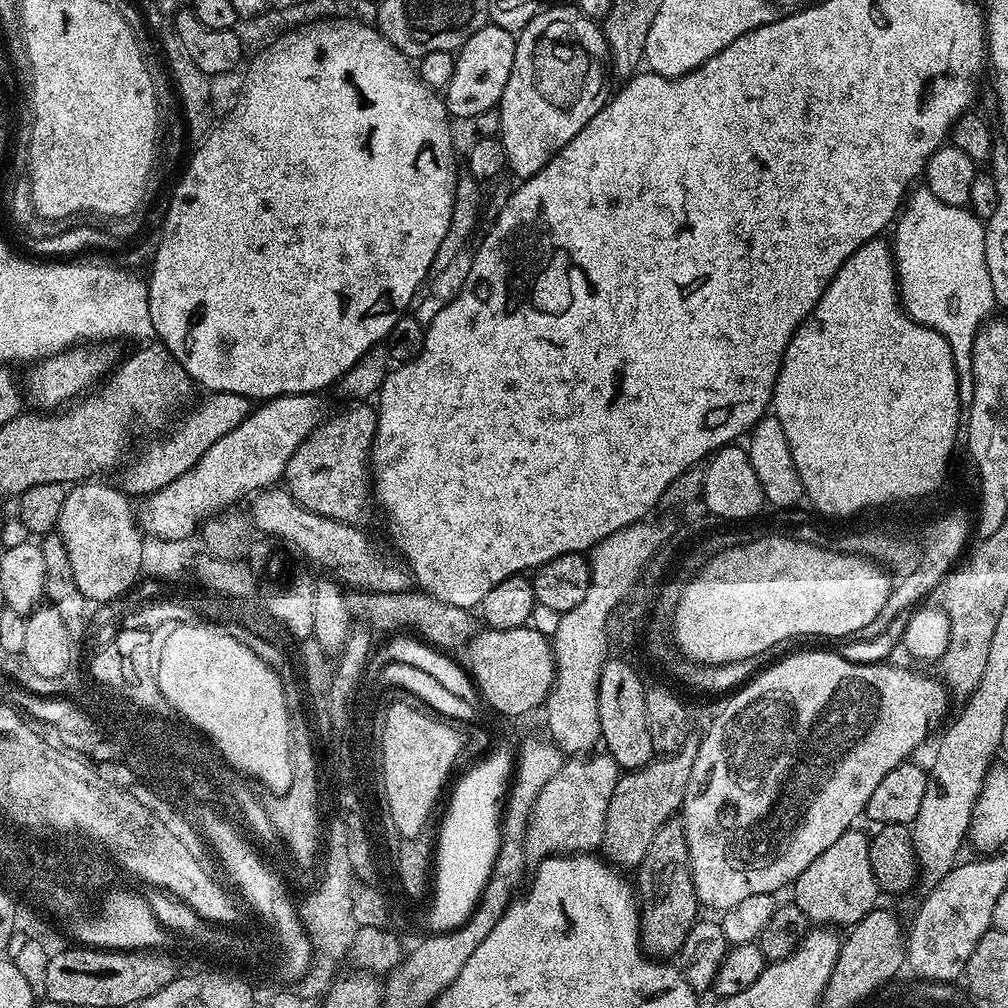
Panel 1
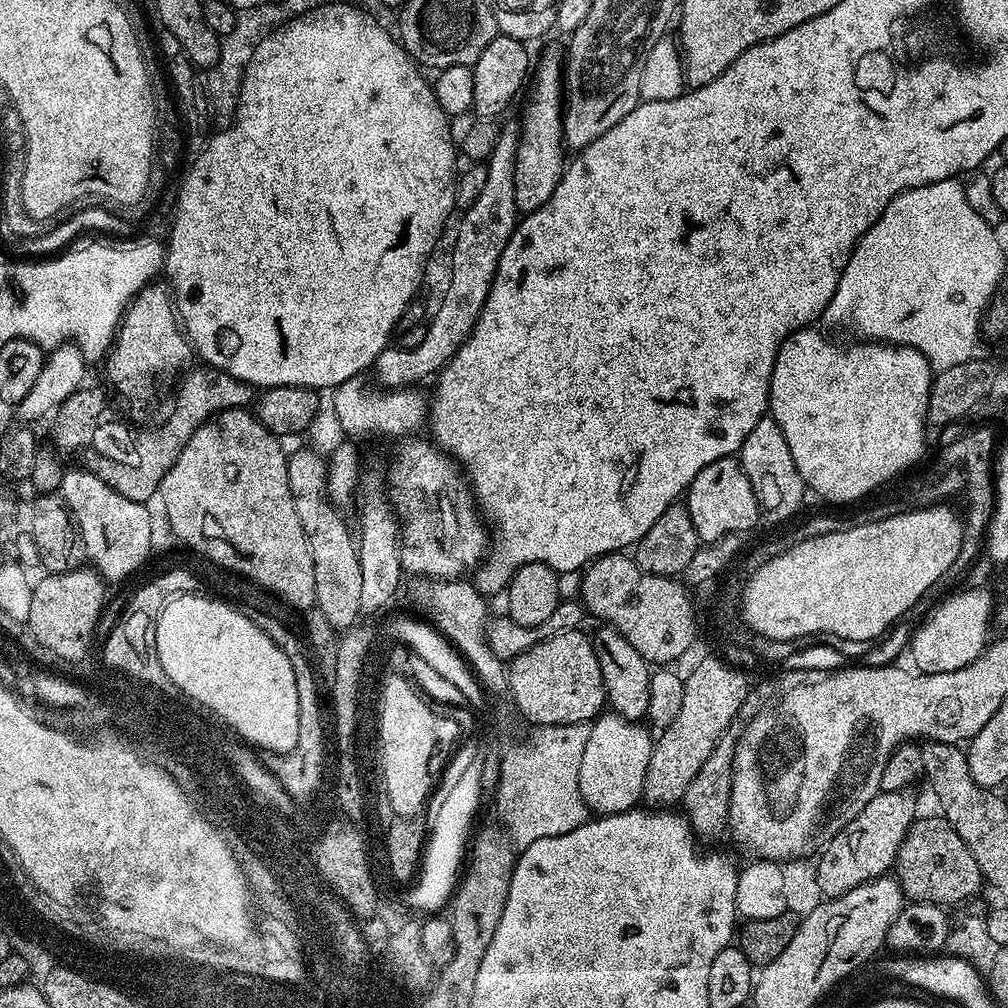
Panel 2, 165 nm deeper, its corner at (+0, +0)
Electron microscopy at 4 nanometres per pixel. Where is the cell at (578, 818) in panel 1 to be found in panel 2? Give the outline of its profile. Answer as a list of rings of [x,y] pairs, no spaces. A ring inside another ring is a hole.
[[[601,714],[591,721],[590,739],[582,752],[582,766],[578,766],[578,790],[582,790],[589,813],[597,817],[613,816],[619,812],[633,811],[641,803],[653,743],[653,733],[643,723],[624,720],[615,714]]]

